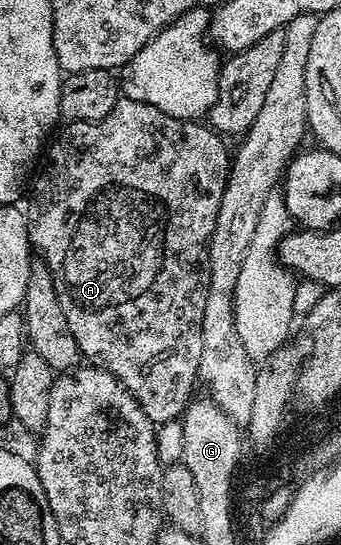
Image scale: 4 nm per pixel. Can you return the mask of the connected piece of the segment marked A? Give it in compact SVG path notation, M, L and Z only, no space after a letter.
M118 97L115 108L111 108L103 120L69 122L66 130L48 143L47 153L31 182L33 214L31 210L29 240L36 253L38 250L42 254L38 255L51 272L59 304L63 304L63 312L67 316L67 328L71 328L71 336L75 336L79 344L82 359L100 366L108 374L114 374L133 393L155 424L175 421L184 415L194 397L193 385L198 385L199 364L203 360L203 308L209 289L209 241L215 232L215 220L223 200L225 179L231 165L231 150L225 147L226 139L222 135L208 125L201 124L197 120L167 116L167 112L139 100Z

